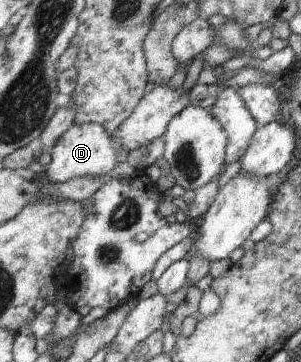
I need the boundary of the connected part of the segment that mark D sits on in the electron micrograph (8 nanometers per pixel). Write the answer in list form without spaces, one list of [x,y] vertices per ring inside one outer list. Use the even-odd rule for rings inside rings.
[[[87,123],[69,128],[63,137],[56,141],[50,153],[50,162],[42,174],[51,183],[67,183],[79,177],[95,175],[109,178],[109,173],[117,166],[117,151],[110,133],[99,123]]]

